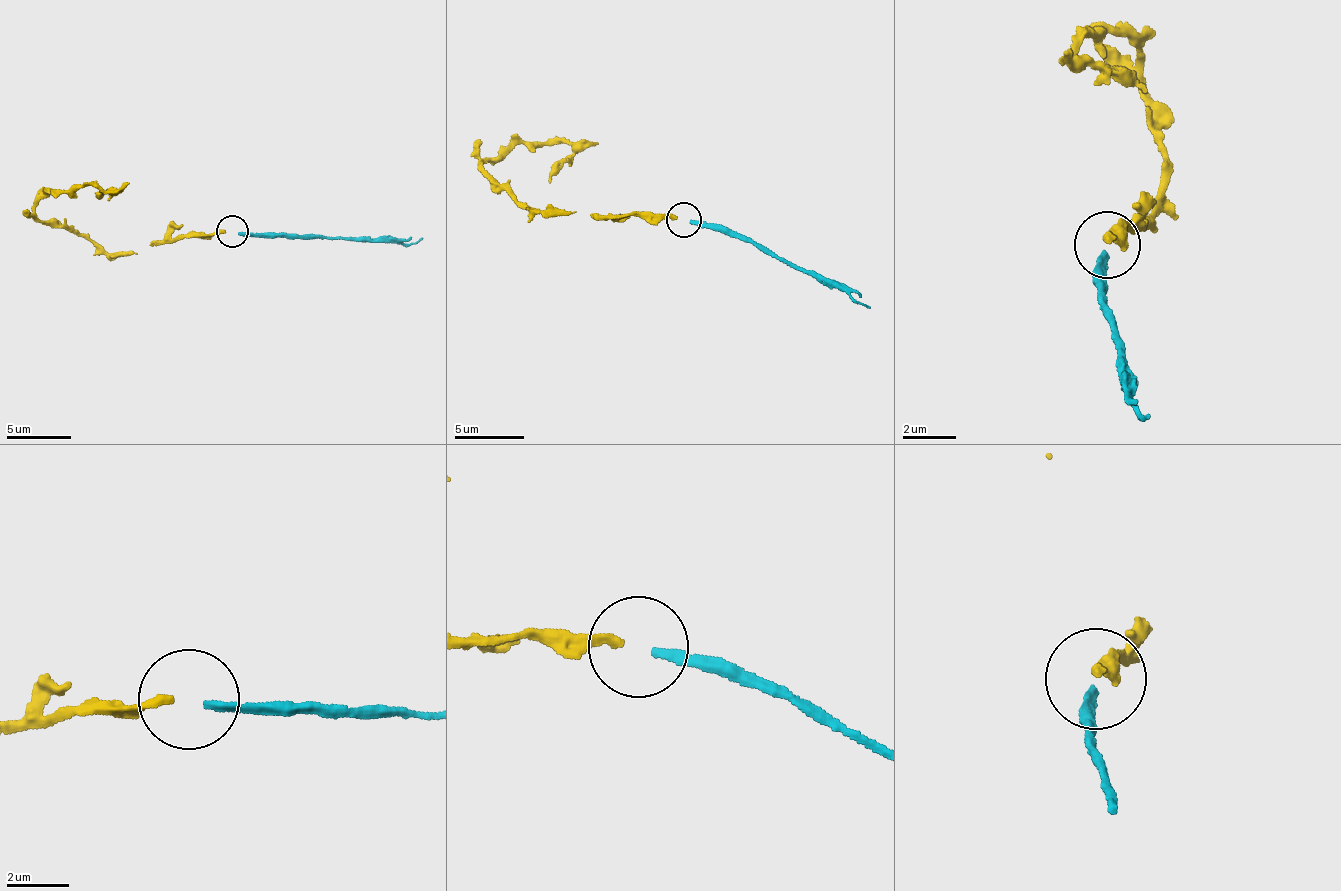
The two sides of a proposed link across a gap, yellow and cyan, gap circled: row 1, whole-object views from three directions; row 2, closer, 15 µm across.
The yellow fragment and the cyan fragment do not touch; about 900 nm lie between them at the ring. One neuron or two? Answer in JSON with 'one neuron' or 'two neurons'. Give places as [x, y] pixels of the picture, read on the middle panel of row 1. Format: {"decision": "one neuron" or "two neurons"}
{"decision": "one neuron"}

